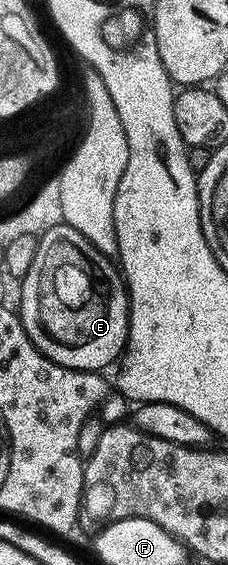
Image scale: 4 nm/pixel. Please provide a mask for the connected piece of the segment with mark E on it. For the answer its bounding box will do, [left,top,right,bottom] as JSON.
[18,222,130,372]

